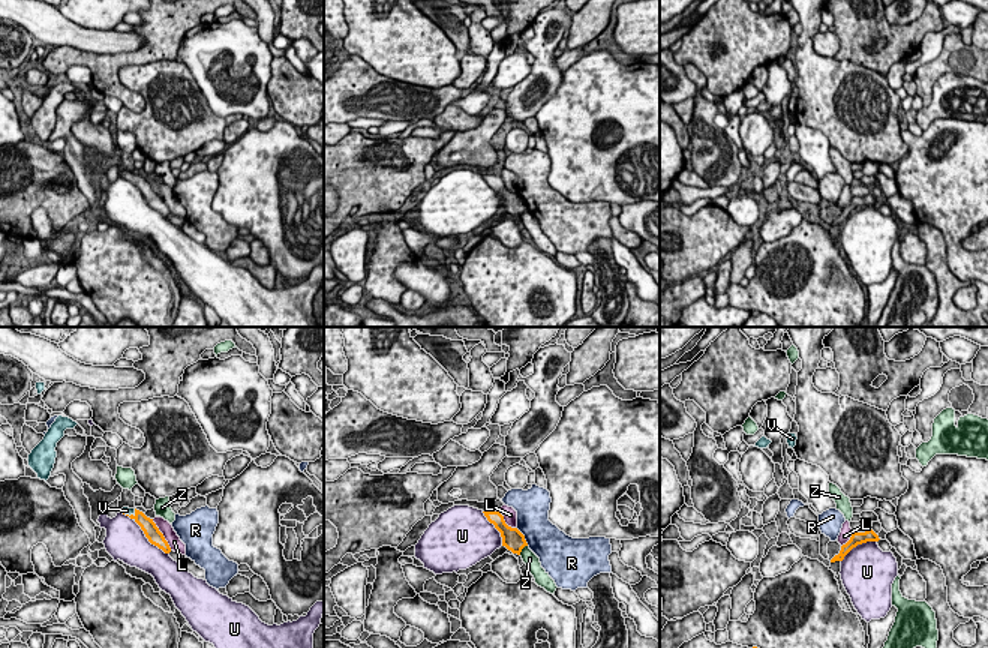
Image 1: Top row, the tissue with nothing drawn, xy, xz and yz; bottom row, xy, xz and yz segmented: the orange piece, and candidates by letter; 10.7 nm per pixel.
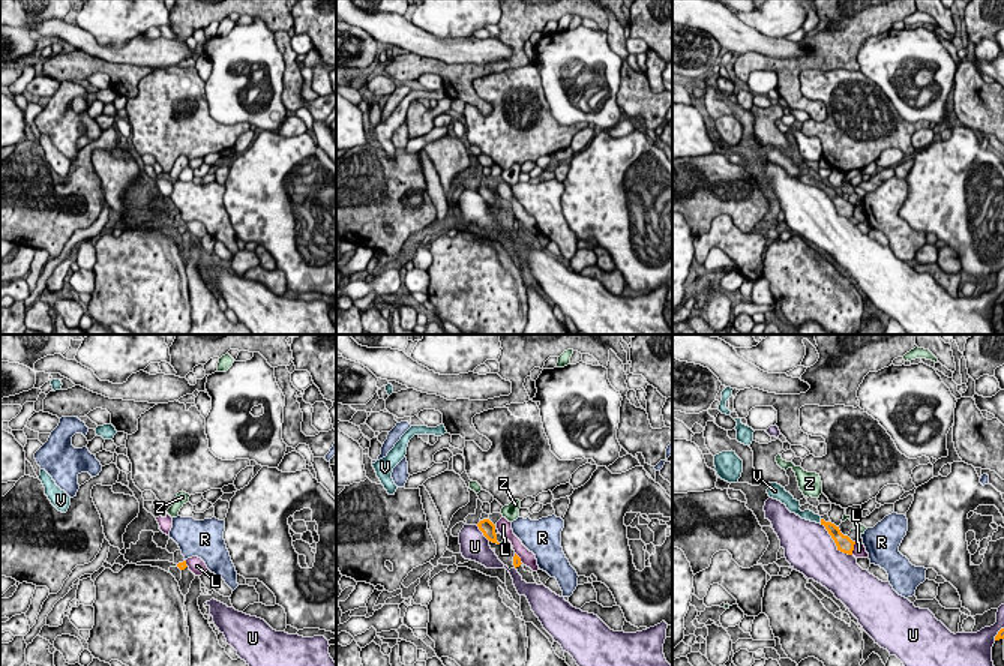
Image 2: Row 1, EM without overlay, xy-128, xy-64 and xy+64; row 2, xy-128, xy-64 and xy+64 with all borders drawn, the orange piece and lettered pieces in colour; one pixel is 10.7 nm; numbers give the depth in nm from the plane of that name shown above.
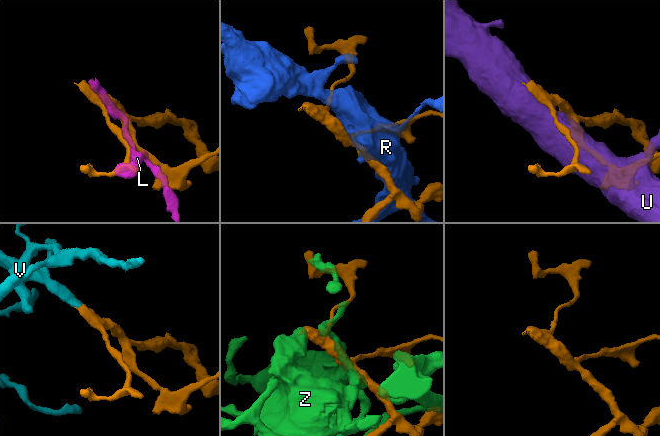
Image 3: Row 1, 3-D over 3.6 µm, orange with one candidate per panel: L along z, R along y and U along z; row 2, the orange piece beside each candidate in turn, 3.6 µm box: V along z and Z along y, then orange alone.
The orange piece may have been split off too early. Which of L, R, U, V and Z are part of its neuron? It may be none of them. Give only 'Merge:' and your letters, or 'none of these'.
Merge: V

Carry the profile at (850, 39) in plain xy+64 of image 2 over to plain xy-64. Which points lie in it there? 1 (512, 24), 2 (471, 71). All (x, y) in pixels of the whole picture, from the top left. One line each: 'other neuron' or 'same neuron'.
1: same neuron
2: same neuron

